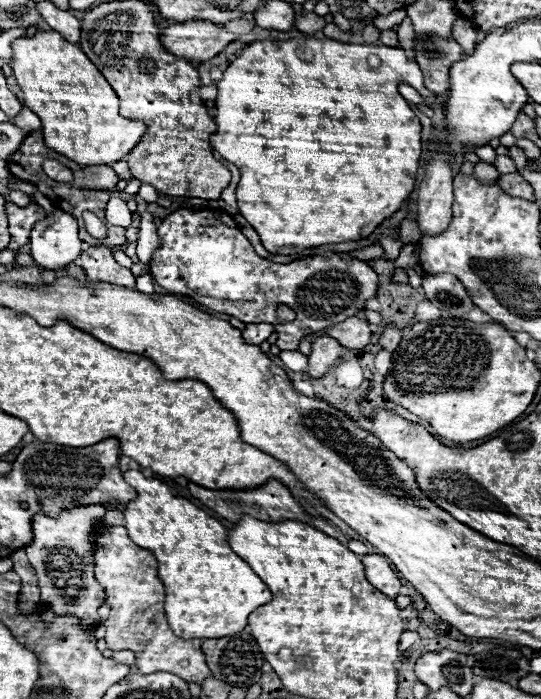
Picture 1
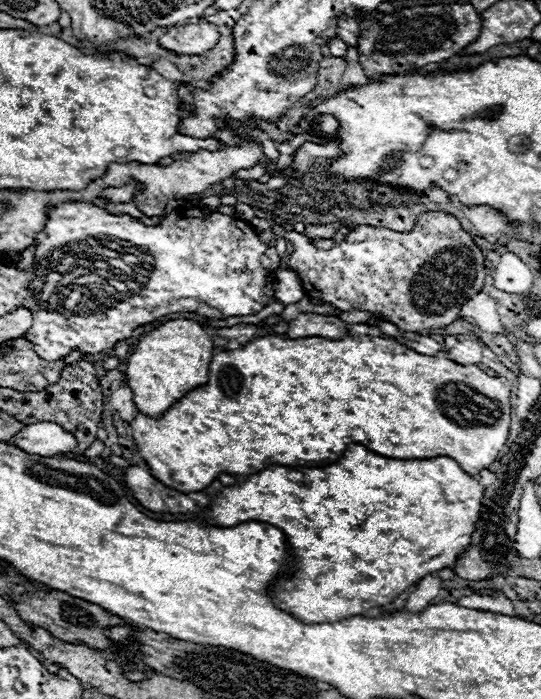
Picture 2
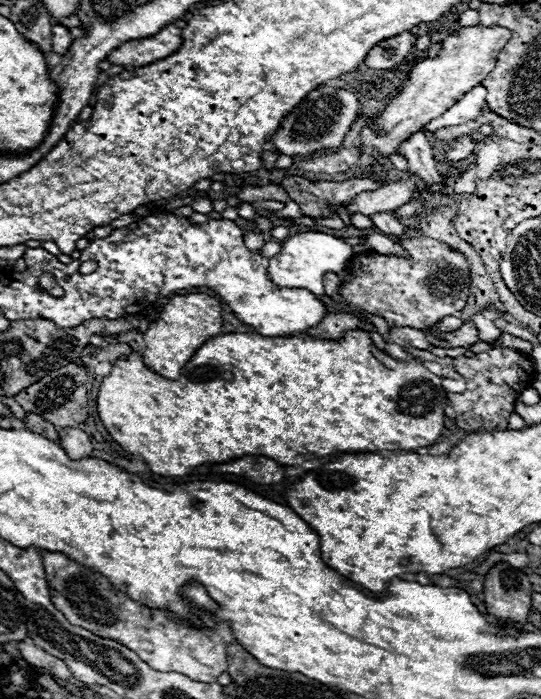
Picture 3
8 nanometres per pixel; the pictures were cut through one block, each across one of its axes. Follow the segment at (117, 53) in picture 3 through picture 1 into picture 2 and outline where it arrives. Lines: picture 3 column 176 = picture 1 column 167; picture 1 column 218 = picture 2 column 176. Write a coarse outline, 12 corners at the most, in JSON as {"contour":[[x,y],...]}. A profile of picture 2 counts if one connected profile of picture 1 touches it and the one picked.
{"contour":[[214,24],[172,26],[160,46],[176,54],[204,54],[220,32]]}

